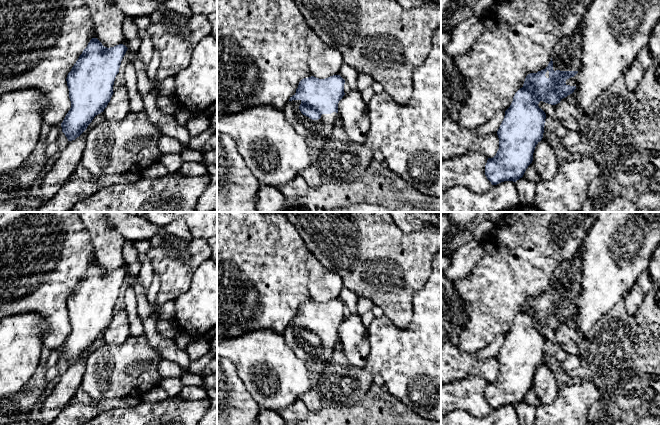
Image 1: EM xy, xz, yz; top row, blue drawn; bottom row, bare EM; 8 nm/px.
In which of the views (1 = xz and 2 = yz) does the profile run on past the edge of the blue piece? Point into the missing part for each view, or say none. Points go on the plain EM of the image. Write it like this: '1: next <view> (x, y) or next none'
1: next xz (310, 353)
2: next yz (566, 280)

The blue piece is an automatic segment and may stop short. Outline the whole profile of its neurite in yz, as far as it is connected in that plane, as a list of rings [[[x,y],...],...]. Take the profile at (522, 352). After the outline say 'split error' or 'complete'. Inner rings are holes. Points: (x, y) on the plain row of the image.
[[[583,246],[572,259],[558,266],[548,290],[528,298],[523,311],[515,317],[497,355],[499,373],[485,389],[485,399],[492,409],[516,406],[532,387],[546,346],[539,326],[556,329],[576,313],[574,300],[581,291],[582,254]]]; split error

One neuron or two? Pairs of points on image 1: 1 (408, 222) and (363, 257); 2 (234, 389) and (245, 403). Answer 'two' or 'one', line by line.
1: two
2: one

